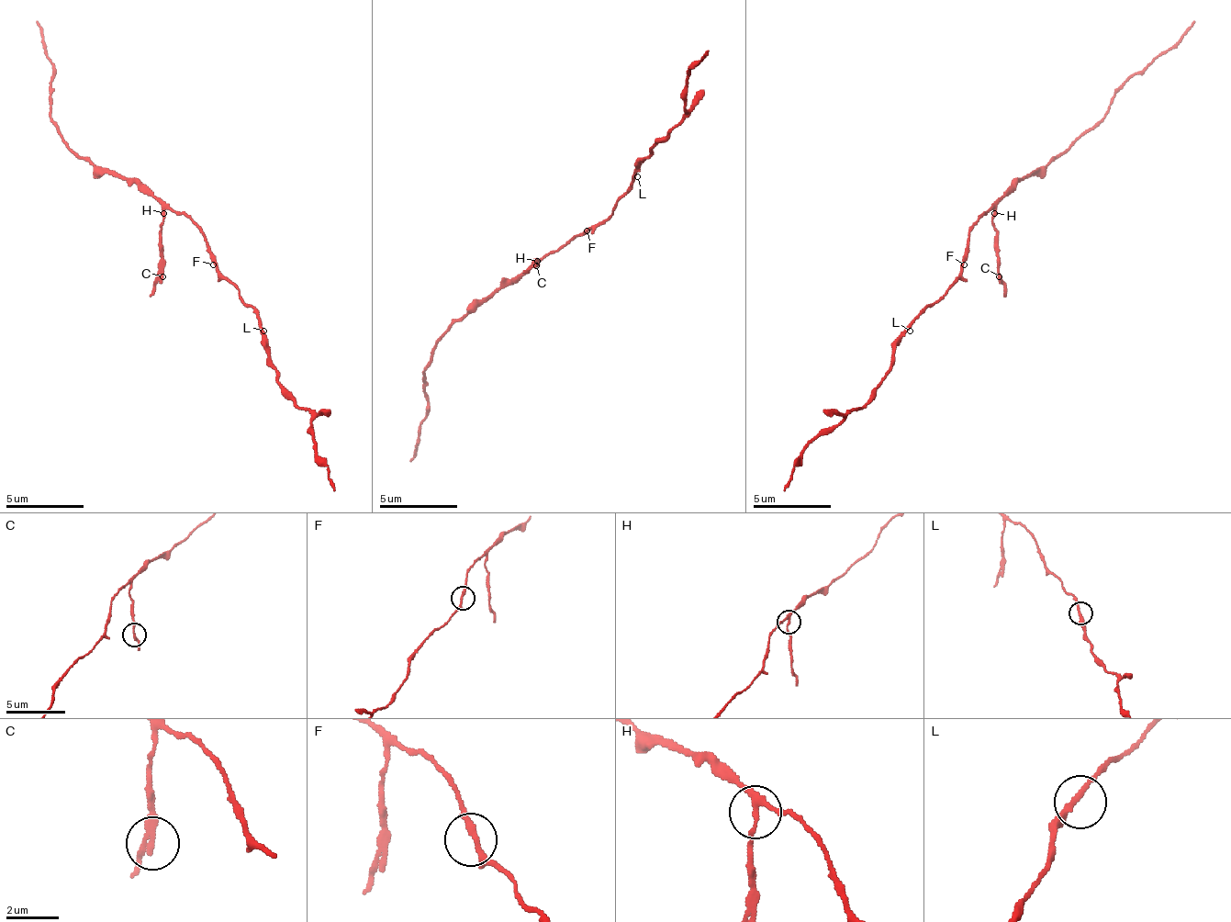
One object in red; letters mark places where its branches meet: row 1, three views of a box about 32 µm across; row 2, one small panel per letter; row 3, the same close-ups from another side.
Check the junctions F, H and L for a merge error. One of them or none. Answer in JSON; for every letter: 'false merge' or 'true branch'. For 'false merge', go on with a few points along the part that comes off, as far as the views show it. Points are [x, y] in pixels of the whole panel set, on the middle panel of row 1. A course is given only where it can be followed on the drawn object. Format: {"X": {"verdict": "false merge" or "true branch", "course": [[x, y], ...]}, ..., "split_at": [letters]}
{"F": {"verdict": "true branch"}, "H": {"verdict": "false merge", "course": [[536, 262], [524, 274]]}, "L": {"verdict": "true branch"}, "split_at": ["H"]}

